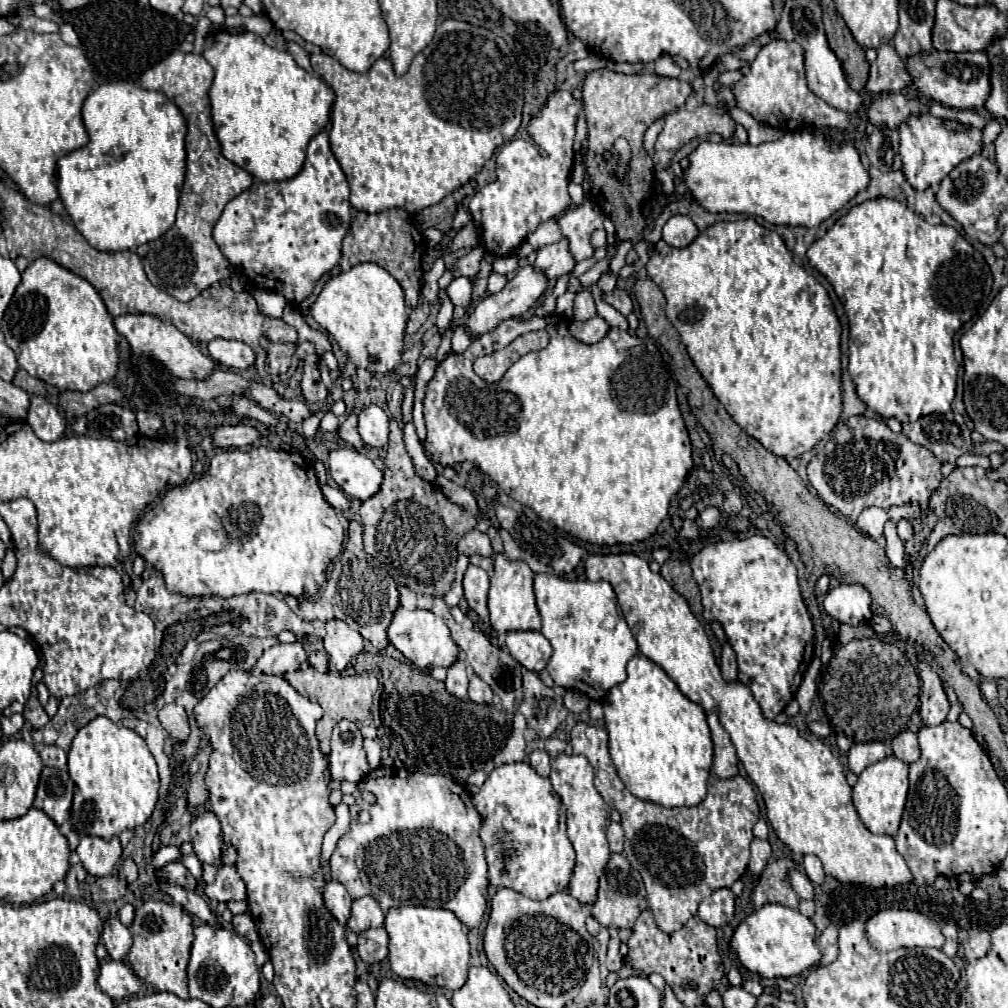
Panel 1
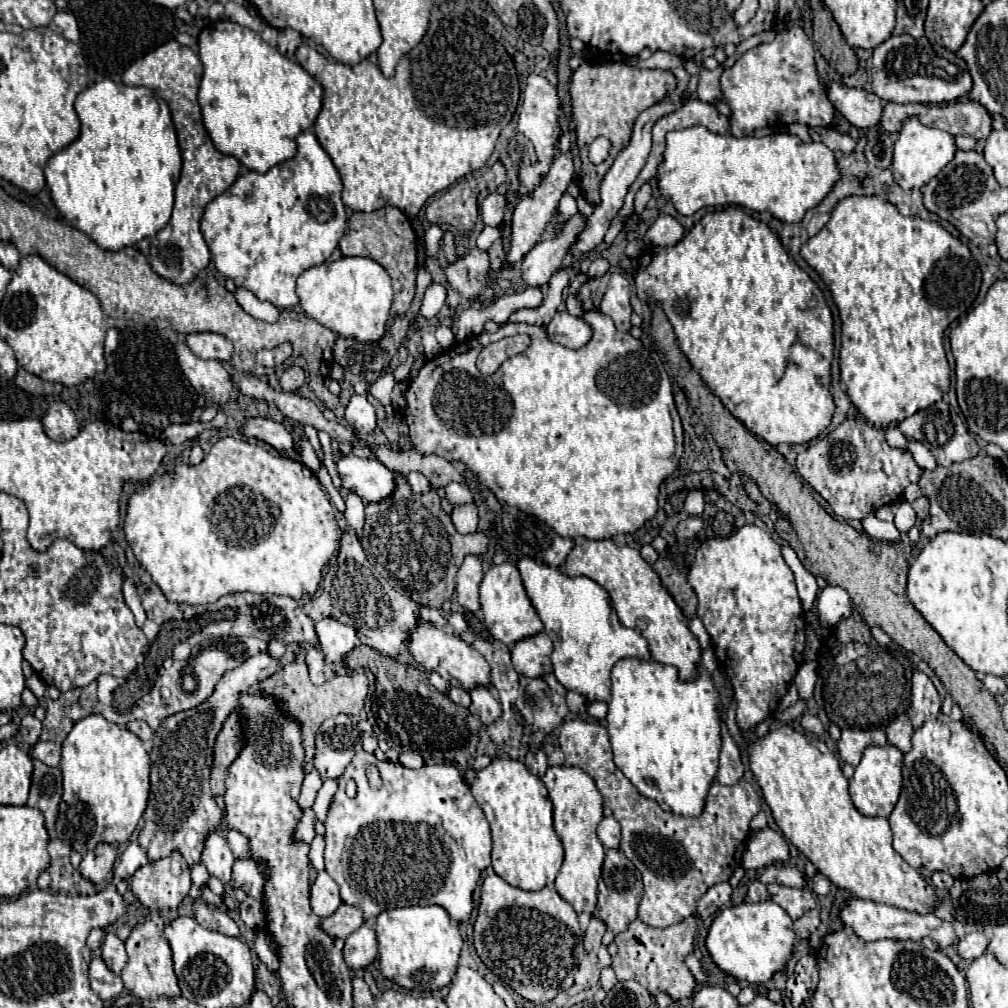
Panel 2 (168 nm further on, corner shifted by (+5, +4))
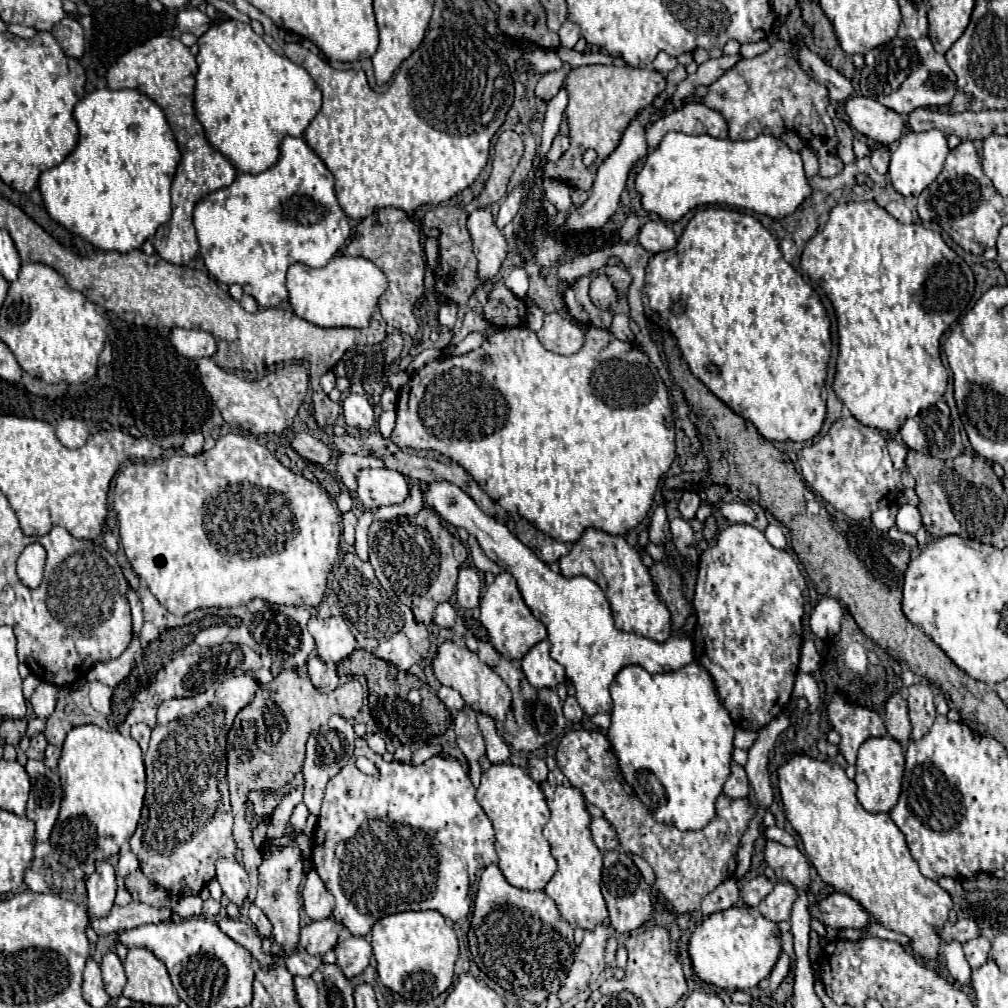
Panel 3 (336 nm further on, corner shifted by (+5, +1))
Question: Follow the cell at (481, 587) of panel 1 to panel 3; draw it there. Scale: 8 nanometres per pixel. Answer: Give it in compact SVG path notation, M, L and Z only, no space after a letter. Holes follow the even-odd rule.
M462 566L460 576L458 576L458 588L456 588L458 604L462 608L478 608L480 592L482 592L482 580L480 580L476 568Z

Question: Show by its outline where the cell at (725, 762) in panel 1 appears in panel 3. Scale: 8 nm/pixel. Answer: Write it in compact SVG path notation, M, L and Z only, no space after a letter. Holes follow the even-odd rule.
M736 762L730 764L730 776L724 784L724 794L730 798L746 798L748 796L748 778L742 766Z

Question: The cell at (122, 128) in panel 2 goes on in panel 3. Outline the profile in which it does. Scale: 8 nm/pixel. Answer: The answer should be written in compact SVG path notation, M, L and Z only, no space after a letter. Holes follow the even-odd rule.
M102 88L102 90L96 90L88 96L84 96L76 108L74 108L74 120L78 124L78 130L80 130L80 138L78 138L78 146L72 154L68 154L64 158L64 162L60 162L58 166L50 168L50 170L44 170L40 174L40 192L42 192L42 198L44 198L44 206L48 210L48 214L52 216L52 220L60 222L64 228L68 228L72 234L78 234L82 236L86 242L90 242L92 246L100 248L100 250L116 250L116 252L130 252L130 250L136 250L144 244L146 238L154 236L156 228L166 224L170 220L170 214L172 214L172 208L170 208L170 184L172 184L172 178L176 174L176 166L180 162L180 150L178 150L178 144L176 144L176 138L172 134L172 128L168 126L168 120L164 116L164 110L152 100L148 98L146 94L138 92L138 90L110 90L110 88Z

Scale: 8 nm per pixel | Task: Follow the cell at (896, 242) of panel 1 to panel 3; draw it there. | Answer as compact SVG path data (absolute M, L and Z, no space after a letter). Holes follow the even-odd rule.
M846 202L846 204L836 204L830 212L830 220L826 222L824 230L820 230L804 248L802 252L802 270L810 276L812 282L816 282L826 296L830 298L834 310L836 310L836 318L838 318L838 336L840 336L840 356L838 356L838 366L836 366L836 378L834 378L834 392L836 396L844 402L844 406L852 412L852 416L862 422L864 426L876 428L880 432L896 432L900 430L902 422L906 418L916 416L920 410L924 410L926 406L936 404L944 392L946 392L946 384L948 384L948 370L944 368L942 360L940 360L940 338L942 334L948 330L950 324L954 324L960 314L966 312L968 302L974 294L974 272L972 268L942 240L940 232L928 230L922 224L902 224L896 218L892 218L882 206L878 206L876 202Z

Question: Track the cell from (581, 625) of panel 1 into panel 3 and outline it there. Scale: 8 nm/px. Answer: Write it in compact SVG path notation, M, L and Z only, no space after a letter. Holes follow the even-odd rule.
M434 482L426 488L424 496L426 504L434 508L442 520L450 522L456 528L464 528L468 530L468 534L476 536L486 556L516 578L526 606L548 630L552 658L564 666L566 678L574 684L576 700L588 716L612 710L610 684L620 668L628 664L638 664L650 674L658 674L678 670L694 660L694 644L690 638L672 636L670 640L660 644L650 638L618 630L612 620L608 598L596 582L586 576L564 578L562 574L552 572L548 564L538 560L534 552L524 546L504 524L484 514L476 506L476 502L458 486L450 482Z

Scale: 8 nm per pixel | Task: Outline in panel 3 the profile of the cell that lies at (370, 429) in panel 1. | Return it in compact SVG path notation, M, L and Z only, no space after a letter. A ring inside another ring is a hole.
M350 394L344 400L344 420L348 426L358 430L370 430L374 426L374 410L368 398L360 394Z

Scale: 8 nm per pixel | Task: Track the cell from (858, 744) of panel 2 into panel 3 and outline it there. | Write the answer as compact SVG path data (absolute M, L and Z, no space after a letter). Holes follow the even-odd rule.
M834 694L830 700L828 718L840 734L838 748L848 764L856 762L856 752L868 738L886 736L884 722L876 712L848 704L842 694Z

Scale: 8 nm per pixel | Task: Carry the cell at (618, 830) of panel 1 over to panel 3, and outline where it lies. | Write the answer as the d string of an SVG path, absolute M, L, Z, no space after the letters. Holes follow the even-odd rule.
M594 818L590 824L594 844L606 852L606 850L616 850L618 848L618 834L616 828L606 820L606 818Z

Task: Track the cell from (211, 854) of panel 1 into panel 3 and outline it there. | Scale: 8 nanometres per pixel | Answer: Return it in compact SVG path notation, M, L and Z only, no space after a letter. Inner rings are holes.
M218 858L216 860L216 880L220 882L230 902L242 908L246 894L248 894L248 886L250 886L248 874L242 868L242 864L236 858Z

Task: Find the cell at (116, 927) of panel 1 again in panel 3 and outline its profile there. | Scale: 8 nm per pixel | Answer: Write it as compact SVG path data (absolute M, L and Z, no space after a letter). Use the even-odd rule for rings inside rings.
M108 952L108 954L104 954L104 958L100 962L100 968L102 968L102 980L106 984L106 992L112 998L118 998L122 994L124 984L126 984L122 960L118 958L116 952Z

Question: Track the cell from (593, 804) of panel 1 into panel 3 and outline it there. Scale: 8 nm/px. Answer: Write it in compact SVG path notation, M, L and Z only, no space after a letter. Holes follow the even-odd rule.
M548 782L542 784L542 790L544 790L544 796L546 796L546 802L550 806L550 820L548 824L544 826L544 836L546 840L550 842L552 846L552 854L558 862L558 872L552 876L552 880L548 882L546 886L546 894L558 904L558 910L562 914L562 918L570 924L570 926L578 926L578 928L584 928L584 930L592 930L596 924L604 922L608 918L608 910L606 910L606 902L600 894L600 872L602 872L602 852L596 848L594 840L592 840L592 832L590 832L590 822L592 822L592 816L586 808L586 800L584 800L584 794L576 788L576 786L566 786L566 784L558 784L558 786L552 786Z

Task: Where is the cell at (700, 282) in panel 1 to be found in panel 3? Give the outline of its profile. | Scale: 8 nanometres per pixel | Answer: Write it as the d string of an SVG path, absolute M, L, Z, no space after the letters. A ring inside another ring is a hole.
M706 208L696 212L696 216L688 222L684 234L678 240L678 246L666 252L658 252L650 258L646 268L646 280L642 288L642 302L644 302L644 314L646 318L660 328L668 328L676 340L678 348L682 352L682 358L686 360L690 372L702 380L714 396L718 396L732 412L742 416L744 420L750 420L756 430L770 442L808 442L812 440L824 424L826 418L826 402L820 396L820 390L826 380L826 364L830 358L830 320L826 318L826 310L818 298L818 294L802 280L802 276L782 258L782 252L778 248L778 240L752 216L740 214L726 208Z

